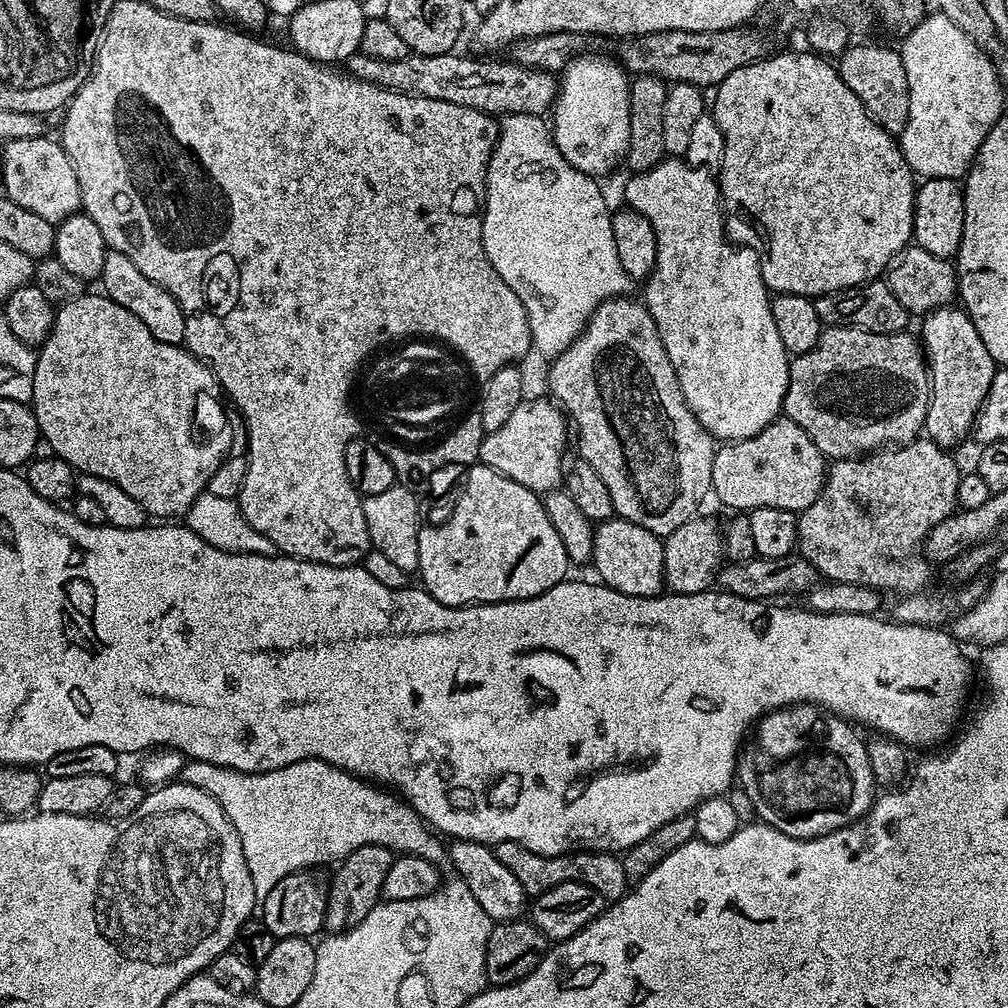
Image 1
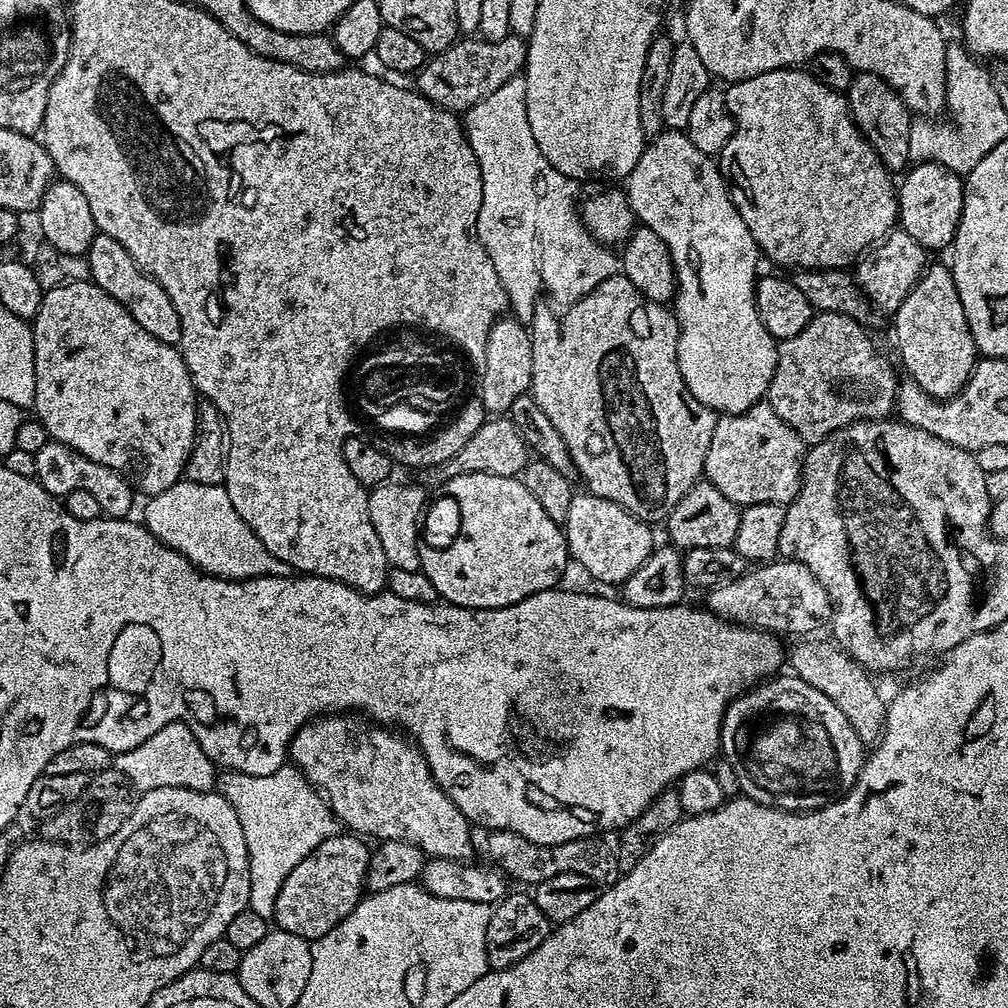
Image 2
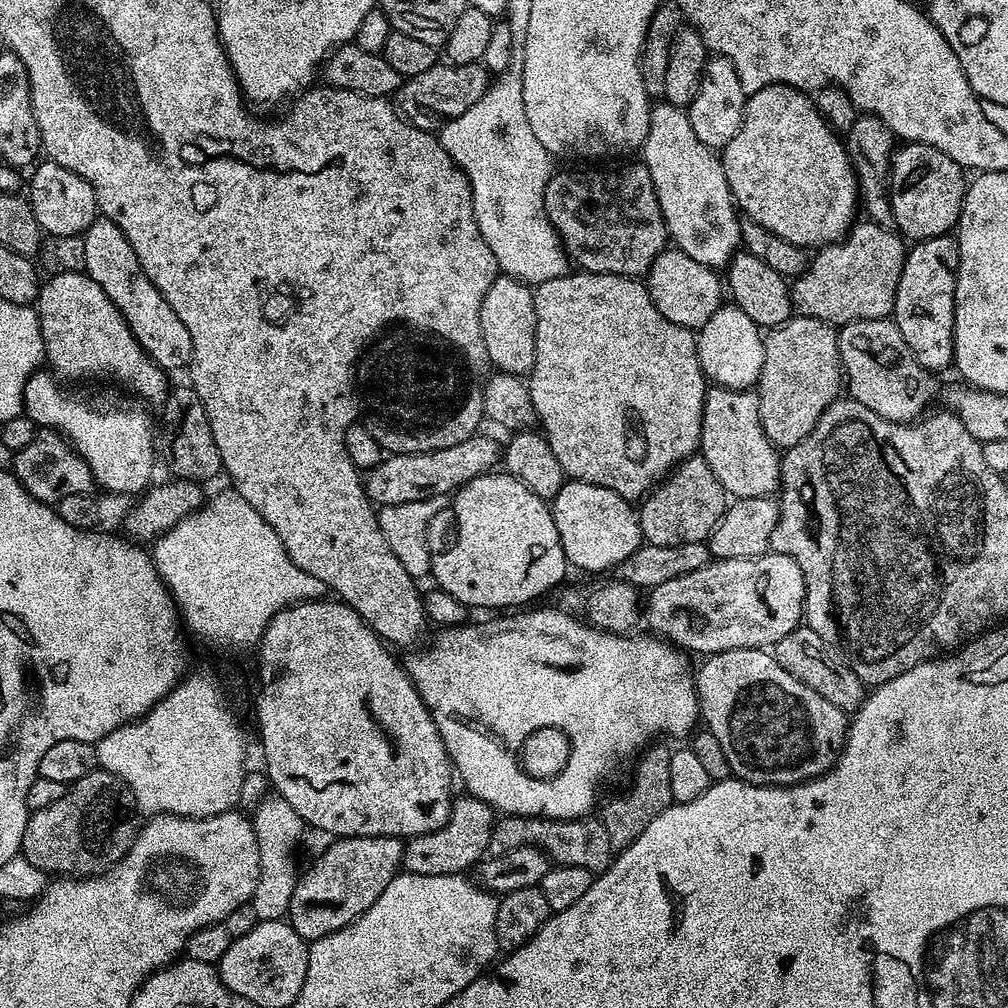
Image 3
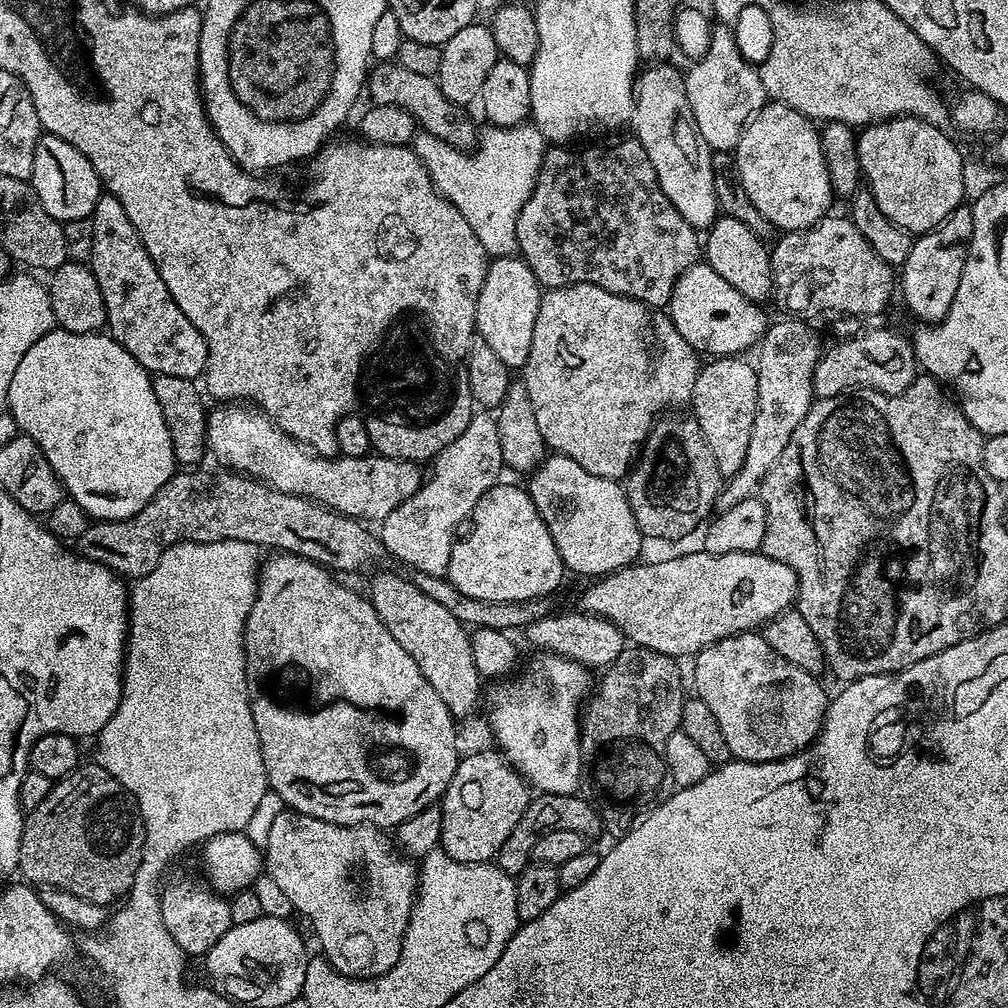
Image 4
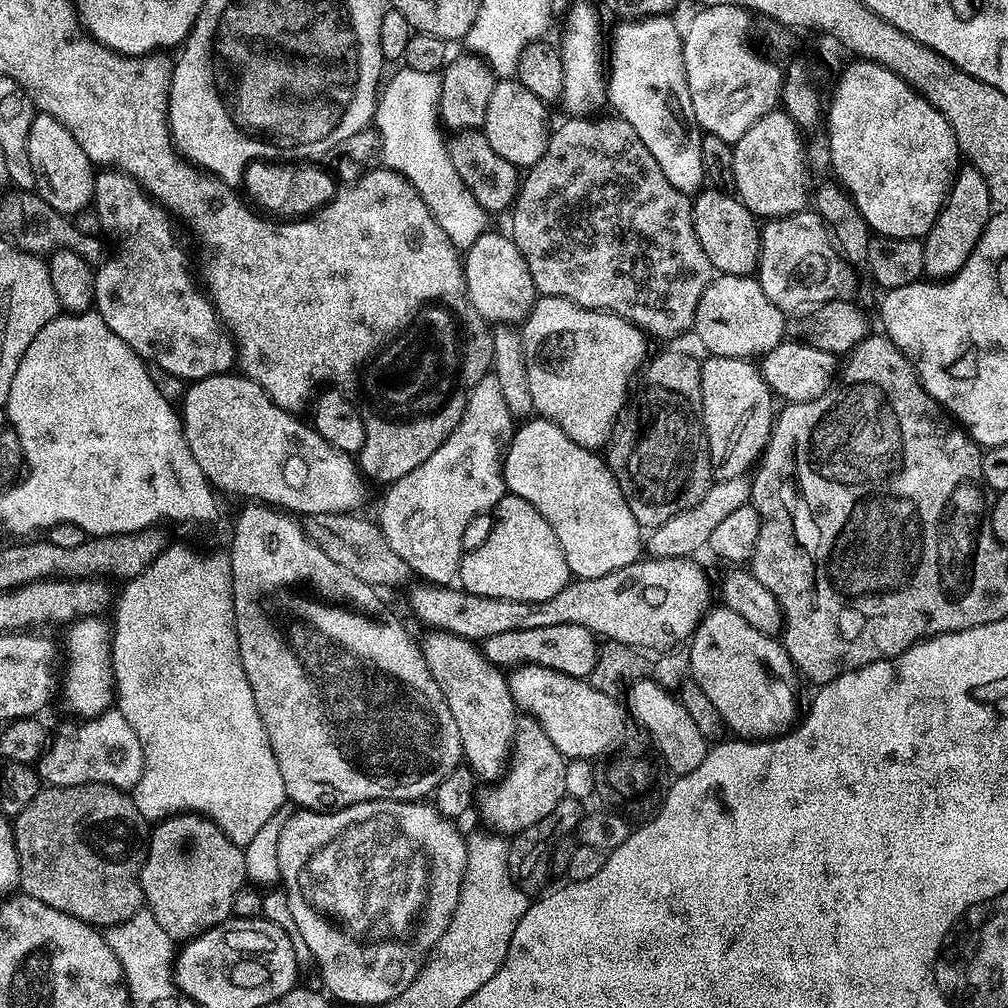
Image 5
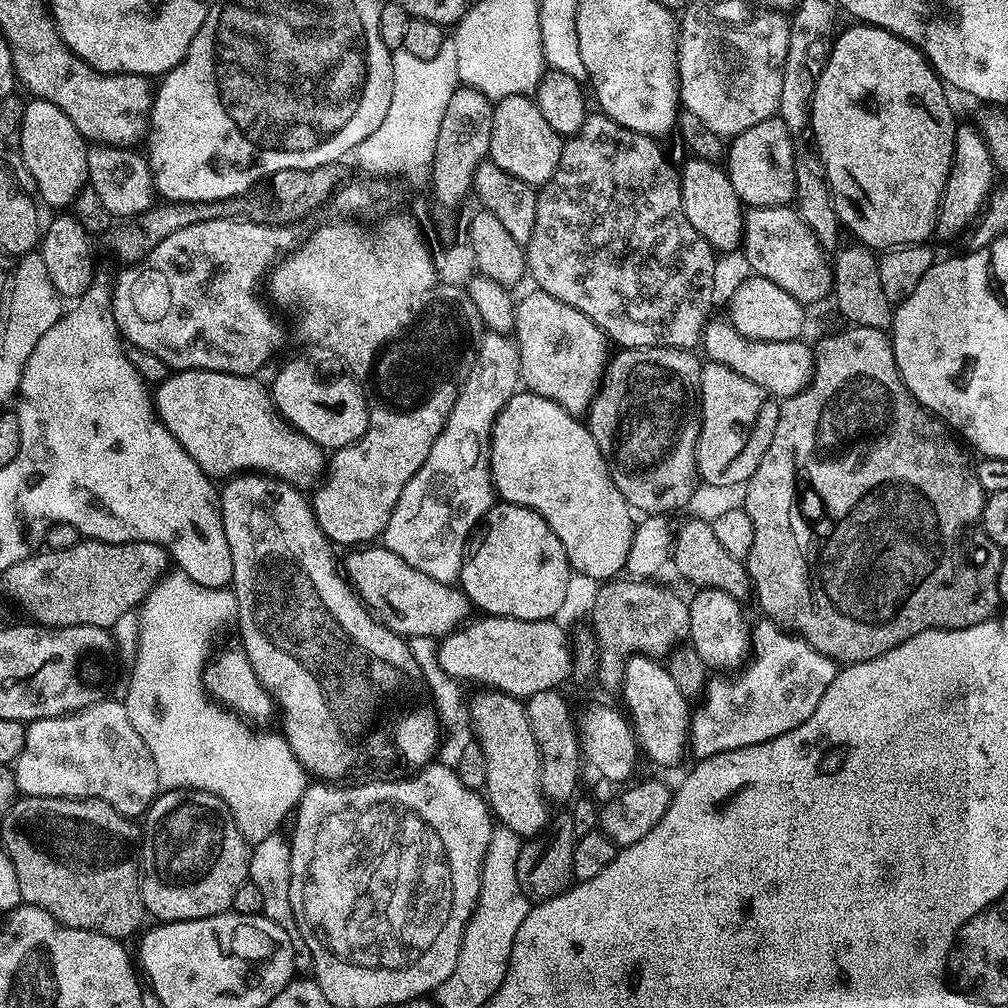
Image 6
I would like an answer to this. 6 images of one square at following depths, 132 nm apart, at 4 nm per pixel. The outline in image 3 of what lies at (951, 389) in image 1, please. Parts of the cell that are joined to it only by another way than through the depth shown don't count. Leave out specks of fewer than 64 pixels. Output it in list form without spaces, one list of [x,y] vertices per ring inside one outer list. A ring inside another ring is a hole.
[[[955,235],[935,236],[913,243],[904,258],[902,278],[898,282],[892,307],[894,322],[906,338],[906,346],[923,368],[940,374],[953,363],[954,310],[956,309],[956,275],[960,265],[960,242]]]

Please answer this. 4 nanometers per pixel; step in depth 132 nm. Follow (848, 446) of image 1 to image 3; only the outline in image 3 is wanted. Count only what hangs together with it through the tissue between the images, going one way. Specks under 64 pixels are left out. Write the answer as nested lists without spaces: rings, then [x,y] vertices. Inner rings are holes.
[[[796,314],[764,336],[764,357],[758,381],[758,414],[766,438],[777,449],[787,450],[802,442],[841,392],[840,342],[833,325]]]

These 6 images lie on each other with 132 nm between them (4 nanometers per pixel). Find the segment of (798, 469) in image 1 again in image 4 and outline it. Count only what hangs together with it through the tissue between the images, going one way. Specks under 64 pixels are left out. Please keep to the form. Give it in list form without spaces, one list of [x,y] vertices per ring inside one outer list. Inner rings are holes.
[[[722,356],[709,361],[696,376],[690,412],[714,454],[714,462],[718,462],[721,477],[731,478],[746,462],[750,430],[758,406],[758,378],[755,367],[748,365],[744,358]]]

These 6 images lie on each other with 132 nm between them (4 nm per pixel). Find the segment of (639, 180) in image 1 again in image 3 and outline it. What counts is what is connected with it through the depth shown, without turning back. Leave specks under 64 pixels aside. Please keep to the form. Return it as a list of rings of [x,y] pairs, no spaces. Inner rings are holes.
[[[656,102],[650,108],[650,126],[644,139],[642,163],[650,170],[654,194],[671,243],[690,254],[694,262],[713,270],[727,269],[741,247],[736,201],[724,173],[721,157],[694,134],[687,111],[678,105]],[[731,302],[721,303],[720,309],[698,329],[696,349],[704,375],[713,385],[751,389],[760,379],[764,357],[762,330]]]

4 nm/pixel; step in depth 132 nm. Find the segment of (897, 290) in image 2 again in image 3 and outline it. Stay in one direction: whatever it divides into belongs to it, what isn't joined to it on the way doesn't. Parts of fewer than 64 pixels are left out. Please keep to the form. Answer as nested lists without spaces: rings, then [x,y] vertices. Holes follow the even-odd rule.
[[[871,222],[860,223],[853,223],[844,239],[823,245],[809,259],[807,270],[791,281],[792,307],[799,315],[818,318],[833,326],[853,324],[856,320],[882,320],[893,315],[892,307],[904,269],[905,241],[892,228],[883,228]]]

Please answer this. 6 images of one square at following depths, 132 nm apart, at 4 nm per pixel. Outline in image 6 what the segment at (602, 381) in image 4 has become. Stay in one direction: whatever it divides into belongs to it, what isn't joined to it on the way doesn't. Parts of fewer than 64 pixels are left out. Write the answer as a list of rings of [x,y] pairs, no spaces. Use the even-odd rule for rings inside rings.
[[[532,290],[529,296],[519,297],[516,306],[516,331],[514,343],[520,349],[520,379],[527,391],[538,394],[542,398],[550,398],[558,406],[562,406],[571,416],[583,417],[583,412],[592,404],[596,391],[602,388],[604,370],[610,360],[610,341],[604,331],[586,314],[574,310],[574,306],[566,306],[566,302],[558,302],[550,294]]]

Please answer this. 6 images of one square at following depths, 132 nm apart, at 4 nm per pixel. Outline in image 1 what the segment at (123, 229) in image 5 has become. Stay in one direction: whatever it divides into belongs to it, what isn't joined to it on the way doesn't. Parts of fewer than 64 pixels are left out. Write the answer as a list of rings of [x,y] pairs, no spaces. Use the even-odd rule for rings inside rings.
[[[109,250],[106,254],[106,262],[102,266],[99,283],[104,284],[103,295],[118,302],[118,306],[130,310],[130,314],[134,314],[134,318],[138,318],[138,322],[142,322],[142,326],[146,326],[146,330],[150,330],[150,334],[158,338],[158,342],[184,344],[186,318],[178,302],[166,290],[162,290],[158,282],[150,282],[150,278],[146,278],[146,274],[142,274],[142,270],[138,270],[138,266],[134,266],[134,262],[126,258],[126,254]]]

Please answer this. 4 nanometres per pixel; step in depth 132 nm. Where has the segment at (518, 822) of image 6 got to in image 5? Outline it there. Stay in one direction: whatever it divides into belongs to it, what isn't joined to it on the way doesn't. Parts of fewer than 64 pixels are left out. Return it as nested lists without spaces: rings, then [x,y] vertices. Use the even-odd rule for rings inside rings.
[[[439,630],[429,631],[428,634],[422,640],[424,661],[434,682],[438,682],[442,690],[442,698],[446,698],[446,706],[450,706],[450,714],[454,714],[464,751],[463,759],[481,781],[499,779],[510,758],[518,715],[508,689],[507,675],[492,665],[473,641]]]

